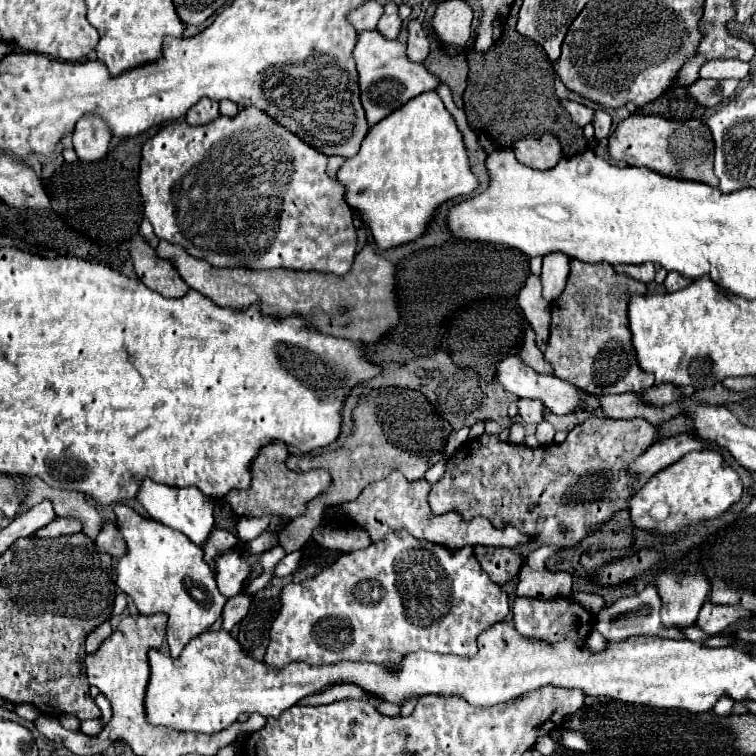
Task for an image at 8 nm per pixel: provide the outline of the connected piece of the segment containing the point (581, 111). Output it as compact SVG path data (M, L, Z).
M562 101L564 109L568 111L568 115L572 117L572 121L576 121L578 125L588 125L592 123L592 117L594 117L594 111L590 107L584 107L580 103L574 103L574 101Z

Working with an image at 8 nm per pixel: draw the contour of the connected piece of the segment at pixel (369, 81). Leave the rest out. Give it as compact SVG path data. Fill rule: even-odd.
M364 31L358 35L354 59L358 63L362 105L364 105L366 117L368 117L368 125L376 125L380 119L384 119L392 111L400 109L404 103L408 103L416 95L438 89L438 85L440 85L440 79L436 75L432 75L422 63L408 61L406 43L402 43L398 39L386 41L386 37L382 37L382 33L378 33L378 31Z

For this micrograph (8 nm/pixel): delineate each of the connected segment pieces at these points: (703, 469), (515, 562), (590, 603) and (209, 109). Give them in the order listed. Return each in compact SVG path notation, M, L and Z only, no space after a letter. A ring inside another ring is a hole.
M704 449L692 451L684 459L676 461L674 465L658 471L642 489L634 493L630 499L630 521L636 529L672 535L696 521L716 519L720 517L732 503L736 503L742 495L742 481L738 473L724 461L718 449ZM654 503L666 503L670 507L670 515L666 521L656 521L648 515Z
M474 547L474 553L482 565L482 569L496 581L498 585L504 585L518 577L522 567L522 557L506 547Z
M574 593L572 597L576 603L580 603L584 609L588 609L590 613L596 613L600 607L604 607L604 601L602 597L598 595L588 595L588 593Z
M202 97L196 105L192 105L192 109L188 109L186 113L186 121L190 125L204 125L212 119L218 117L218 103L208 99L208 97Z

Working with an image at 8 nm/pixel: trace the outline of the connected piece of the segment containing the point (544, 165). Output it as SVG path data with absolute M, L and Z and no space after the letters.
M544 135L542 139L522 139L514 145L516 159L534 169L550 169L562 159L560 143L554 141L552 135Z

